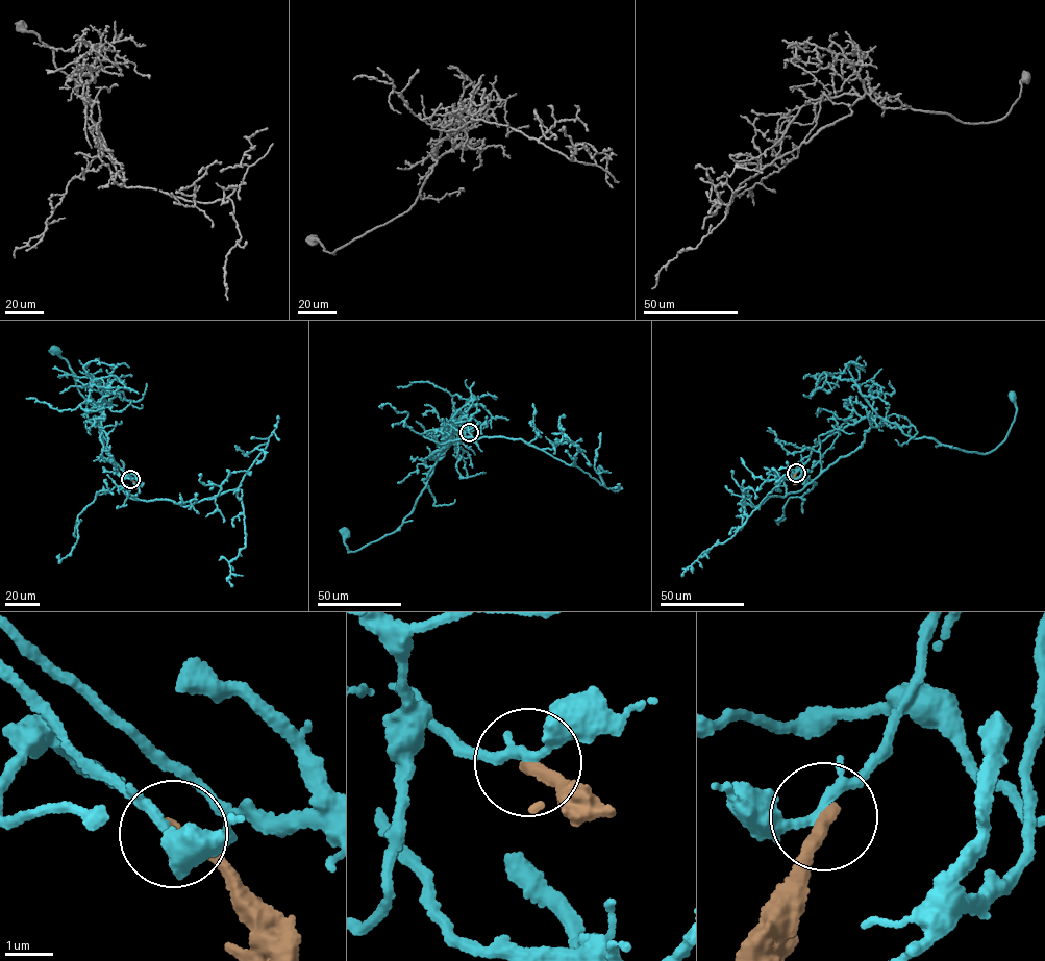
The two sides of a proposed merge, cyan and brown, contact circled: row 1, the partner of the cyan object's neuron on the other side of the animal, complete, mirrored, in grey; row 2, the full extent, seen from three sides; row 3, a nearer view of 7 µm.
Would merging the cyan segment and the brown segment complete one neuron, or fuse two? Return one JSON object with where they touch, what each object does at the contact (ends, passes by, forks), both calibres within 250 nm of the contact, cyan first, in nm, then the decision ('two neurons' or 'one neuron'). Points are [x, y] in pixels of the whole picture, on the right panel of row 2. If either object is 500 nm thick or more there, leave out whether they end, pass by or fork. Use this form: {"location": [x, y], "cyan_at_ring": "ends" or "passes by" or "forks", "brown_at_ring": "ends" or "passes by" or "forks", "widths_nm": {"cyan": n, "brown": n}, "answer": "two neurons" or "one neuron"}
{"location": [796, 473], "cyan_at_ring": "forks", "brown_at_ring": "ends", "widths_nm": {"cyan": 160, "brown": 280}, "answer": "two neurons"}

